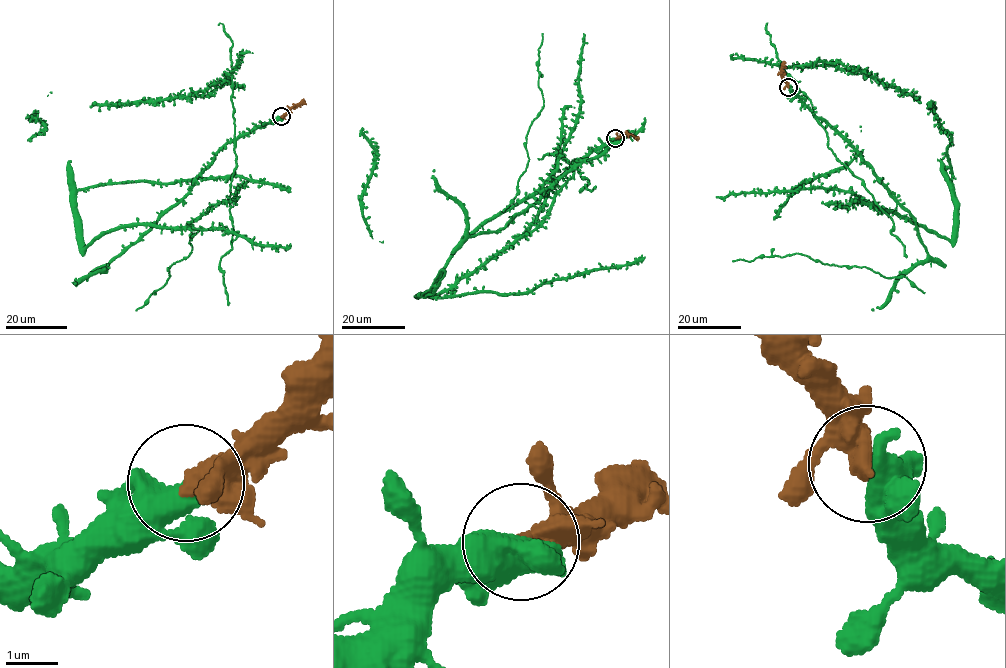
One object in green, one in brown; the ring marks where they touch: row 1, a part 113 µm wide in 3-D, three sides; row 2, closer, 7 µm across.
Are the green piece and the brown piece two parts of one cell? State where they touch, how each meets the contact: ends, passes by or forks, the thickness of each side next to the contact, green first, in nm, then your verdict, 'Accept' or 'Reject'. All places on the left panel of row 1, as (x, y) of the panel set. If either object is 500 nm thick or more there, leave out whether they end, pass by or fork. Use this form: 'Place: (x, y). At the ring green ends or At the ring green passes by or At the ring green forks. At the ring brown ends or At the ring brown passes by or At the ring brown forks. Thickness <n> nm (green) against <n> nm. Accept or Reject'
Place: (281, 116). Thickness 500 nm (green) against 480 nm. Accept

